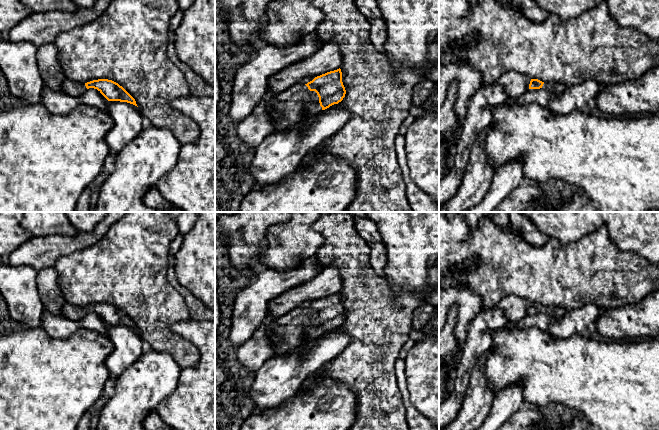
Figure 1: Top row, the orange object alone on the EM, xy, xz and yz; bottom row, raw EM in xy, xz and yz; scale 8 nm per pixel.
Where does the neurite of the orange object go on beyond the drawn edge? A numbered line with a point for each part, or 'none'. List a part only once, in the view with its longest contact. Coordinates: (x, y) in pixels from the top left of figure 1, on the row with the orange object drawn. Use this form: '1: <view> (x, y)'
1: xz (290, 104)

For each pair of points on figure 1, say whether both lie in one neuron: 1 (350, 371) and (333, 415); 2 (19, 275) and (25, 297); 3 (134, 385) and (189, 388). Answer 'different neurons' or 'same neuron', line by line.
1: different neurons
2: same neuron
3: different neurons

